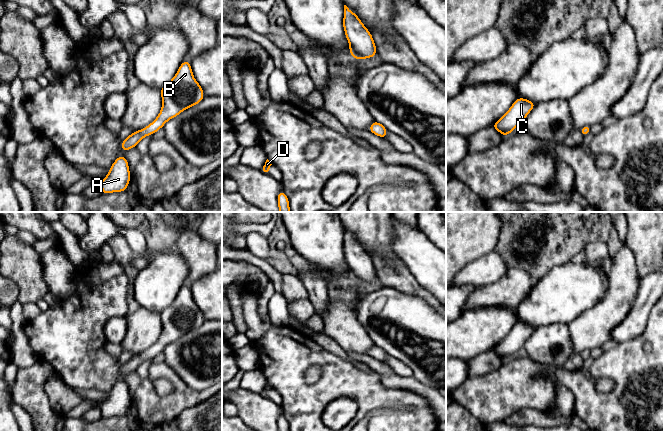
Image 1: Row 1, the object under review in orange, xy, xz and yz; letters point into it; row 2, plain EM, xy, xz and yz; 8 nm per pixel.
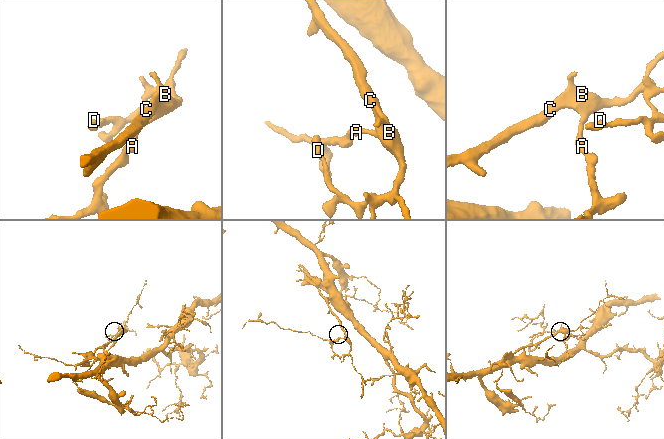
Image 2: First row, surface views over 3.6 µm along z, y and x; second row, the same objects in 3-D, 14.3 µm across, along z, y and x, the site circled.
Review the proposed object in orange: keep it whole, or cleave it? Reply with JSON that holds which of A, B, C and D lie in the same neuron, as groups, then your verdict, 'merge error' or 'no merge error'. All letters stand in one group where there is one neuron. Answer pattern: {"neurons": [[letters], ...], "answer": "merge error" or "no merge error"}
{"neurons": [["A", "B", "C", "D"]], "answer": "no merge error"}

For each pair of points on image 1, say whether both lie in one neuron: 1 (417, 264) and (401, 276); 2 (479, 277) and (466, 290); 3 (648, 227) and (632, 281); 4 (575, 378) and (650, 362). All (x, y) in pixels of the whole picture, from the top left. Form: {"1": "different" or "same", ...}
{"1": "different", "2": "different", "3": "different", "4": "same"}

